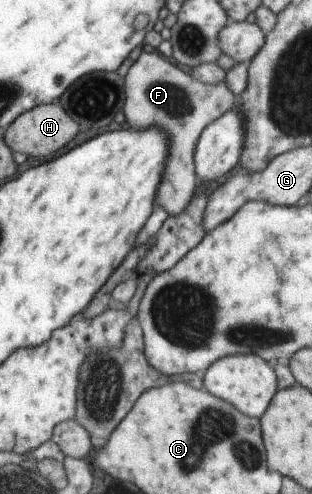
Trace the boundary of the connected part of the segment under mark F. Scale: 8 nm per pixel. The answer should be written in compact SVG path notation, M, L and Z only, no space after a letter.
M160 52L140 53L126 73L126 106L124 118L130 128L146 130L159 127L167 135L165 173L158 186L156 203L170 215L177 215L190 202L196 190L197 174L194 153L200 133L219 116L236 104L236 97L226 87L226 82L211 85L196 80L168 60Z

